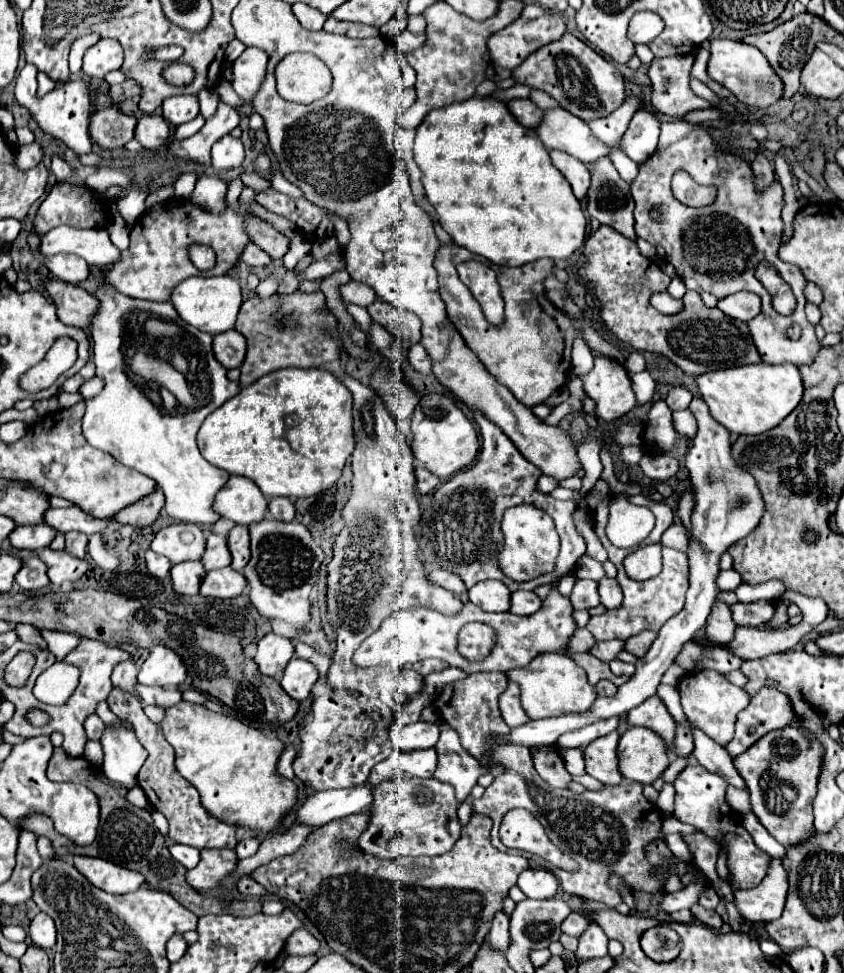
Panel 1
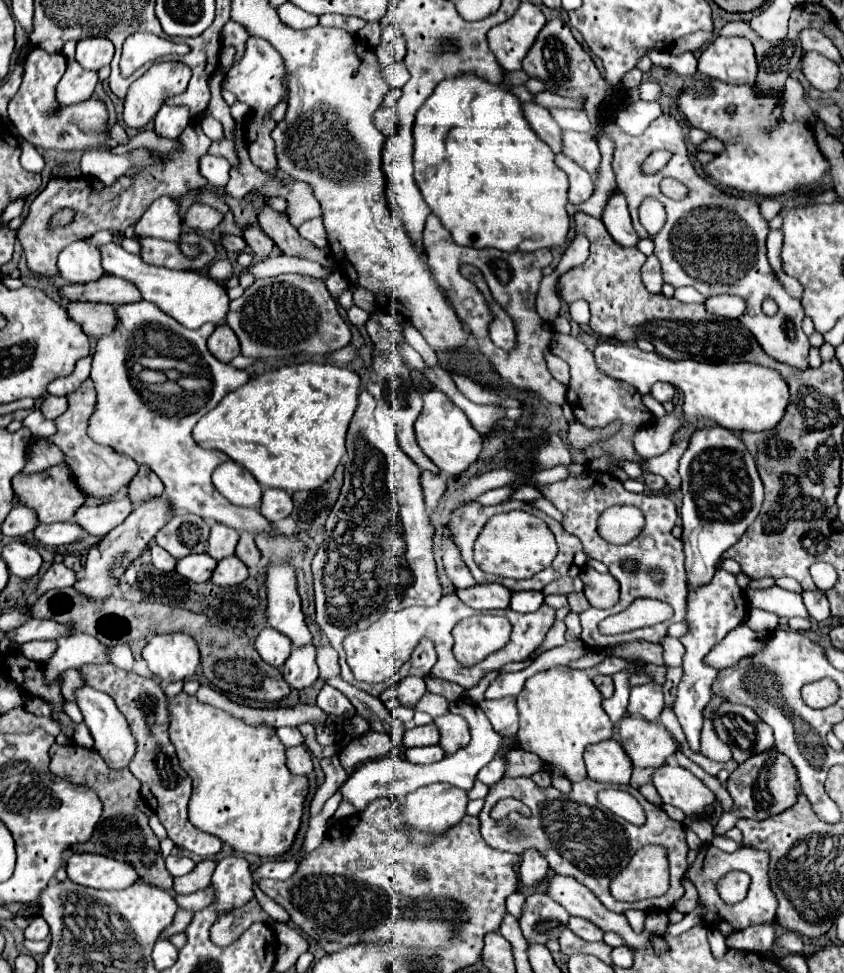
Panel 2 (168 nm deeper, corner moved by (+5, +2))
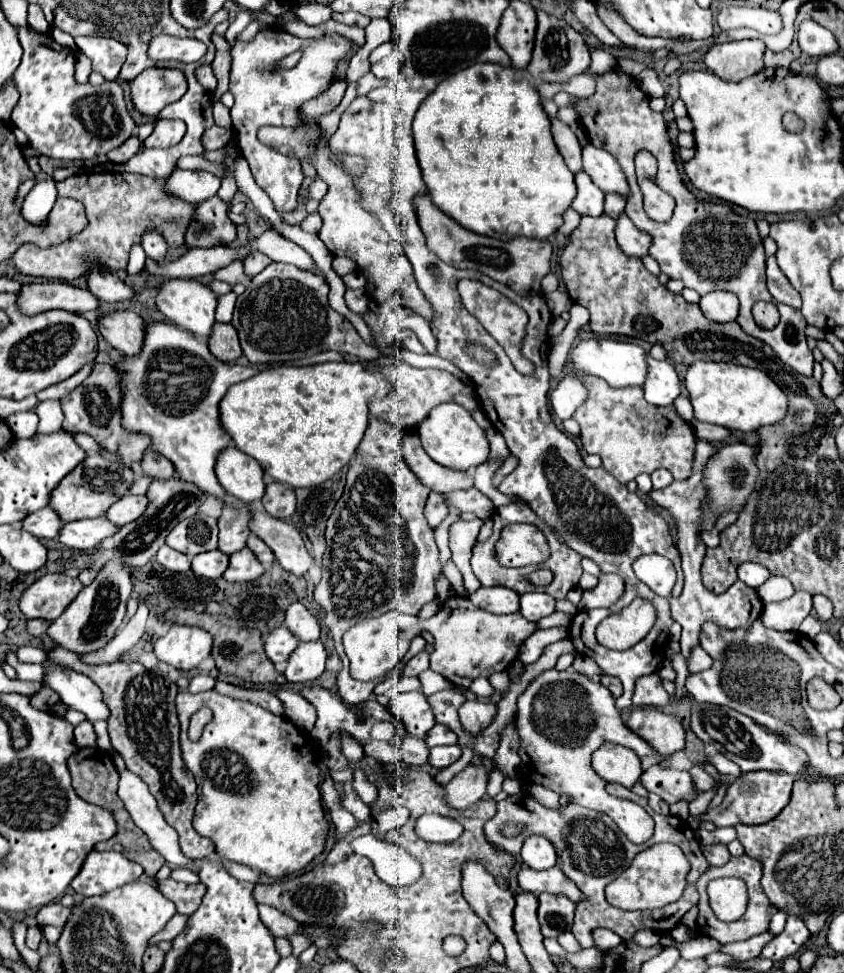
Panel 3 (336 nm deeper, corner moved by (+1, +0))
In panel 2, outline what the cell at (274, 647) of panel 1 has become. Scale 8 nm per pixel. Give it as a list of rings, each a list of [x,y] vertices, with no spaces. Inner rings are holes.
[[[266,626],[258,636],[256,636],[256,652],[262,656],[264,662],[276,666],[278,670],[284,668],[284,662],[286,658],[290,656],[290,650],[292,650],[292,644],[290,640],[276,632],[272,626]]]

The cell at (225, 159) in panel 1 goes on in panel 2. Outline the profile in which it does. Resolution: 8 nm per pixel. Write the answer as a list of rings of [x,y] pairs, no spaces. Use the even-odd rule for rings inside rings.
[[[206,154],[200,160],[200,172],[202,176],[208,180],[208,186],[212,188],[220,188],[228,182],[228,174],[230,174],[230,162],[224,156],[212,156]]]

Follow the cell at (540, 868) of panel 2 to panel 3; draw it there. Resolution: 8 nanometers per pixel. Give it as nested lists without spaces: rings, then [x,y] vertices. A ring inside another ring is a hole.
[[[528,836],[524,840],[520,856],[524,864],[534,870],[548,870],[556,864],[554,844],[546,836]]]

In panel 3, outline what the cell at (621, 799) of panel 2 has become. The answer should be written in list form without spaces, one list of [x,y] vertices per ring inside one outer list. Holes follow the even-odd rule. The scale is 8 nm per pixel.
[[[546,670],[538,678],[534,678],[526,692],[518,698],[516,726],[520,736],[518,754],[522,758],[520,774],[524,780],[540,784],[560,796],[566,794],[568,802],[572,804],[606,812],[634,844],[650,840],[654,832],[654,822],[648,812],[634,802],[610,796],[606,792],[606,780],[602,780],[592,770],[590,756],[606,742],[622,744],[634,750],[640,758],[652,756],[658,760],[658,764],[668,762],[670,756],[658,754],[644,738],[634,734],[622,722],[620,710],[616,708],[614,698],[606,690],[606,686],[592,682],[588,676],[578,674],[576,670]]]

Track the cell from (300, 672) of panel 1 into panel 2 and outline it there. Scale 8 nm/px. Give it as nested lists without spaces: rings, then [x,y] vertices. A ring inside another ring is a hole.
[[[312,644],[304,648],[294,648],[290,658],[284,664],[284,680],[294,690],[310,688],[318,678],[318,664],[316,664],[316,650]]]

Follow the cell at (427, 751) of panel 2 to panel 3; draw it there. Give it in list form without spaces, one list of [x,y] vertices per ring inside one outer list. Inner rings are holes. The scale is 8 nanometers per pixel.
[[[458,744],[430,748],[430,766],[442,770],[454,764],[460,756],[462,756],[462,748]]]

